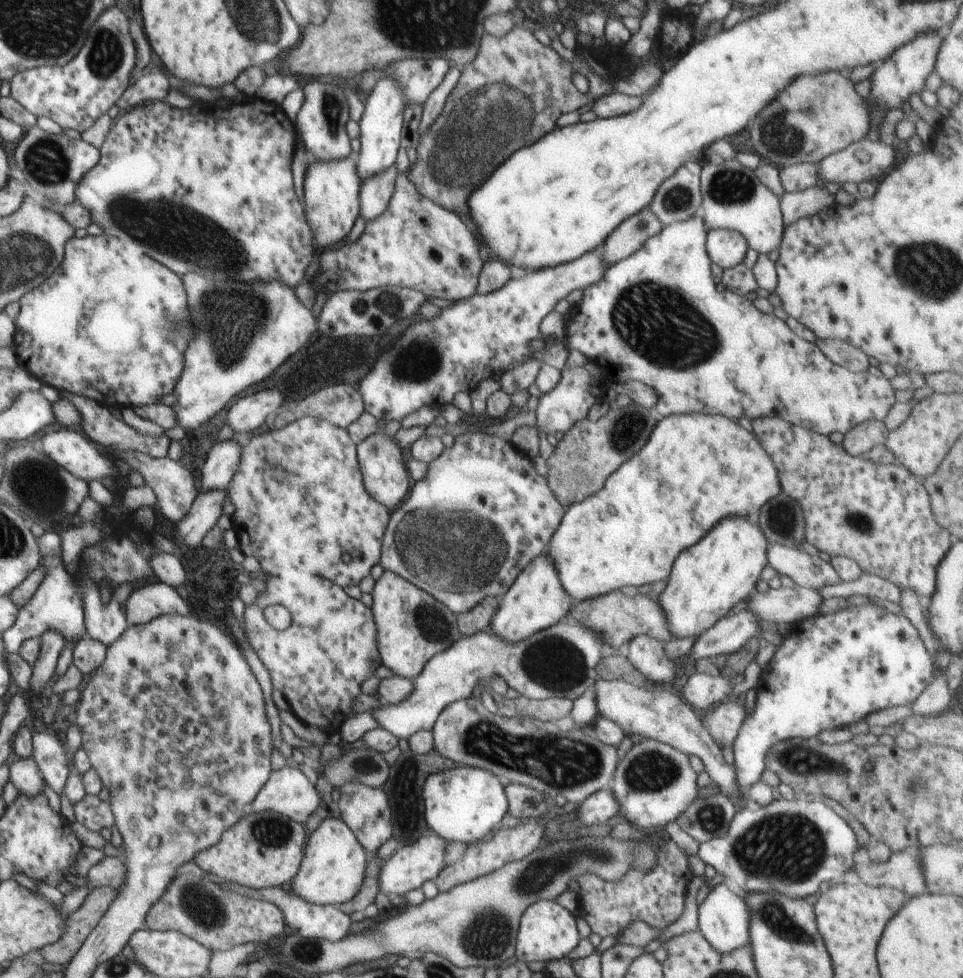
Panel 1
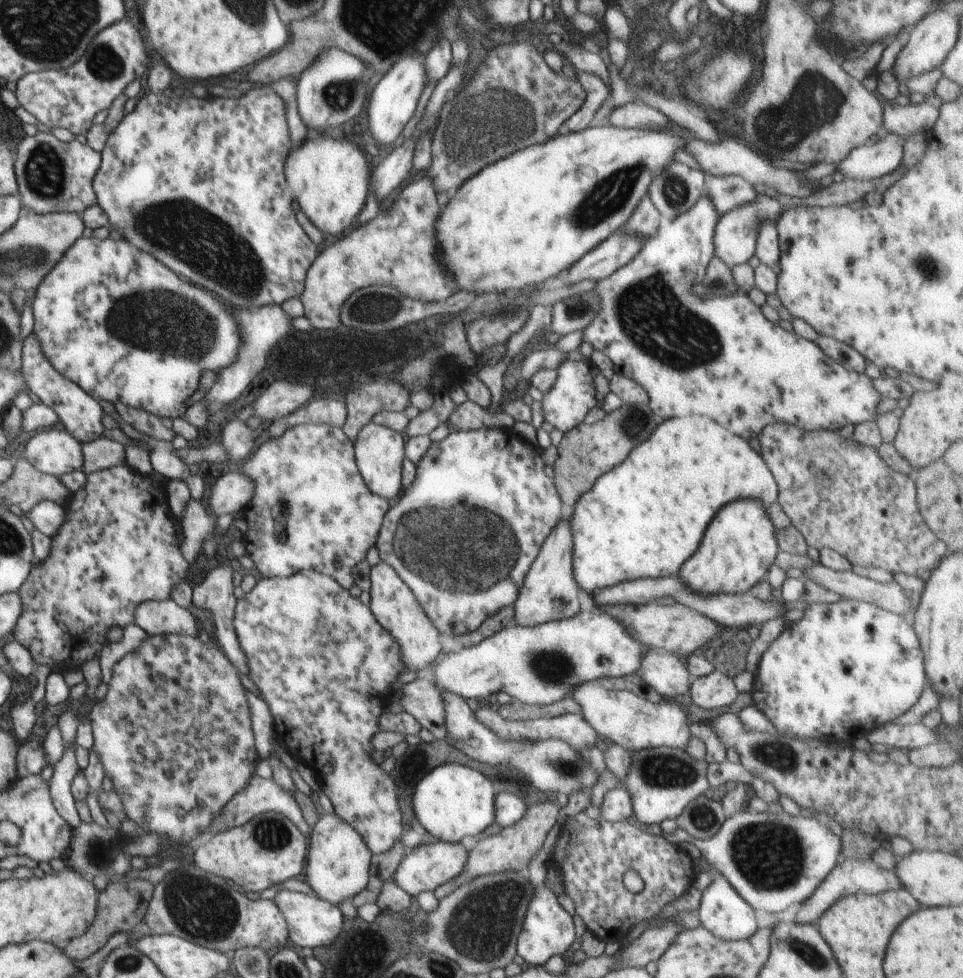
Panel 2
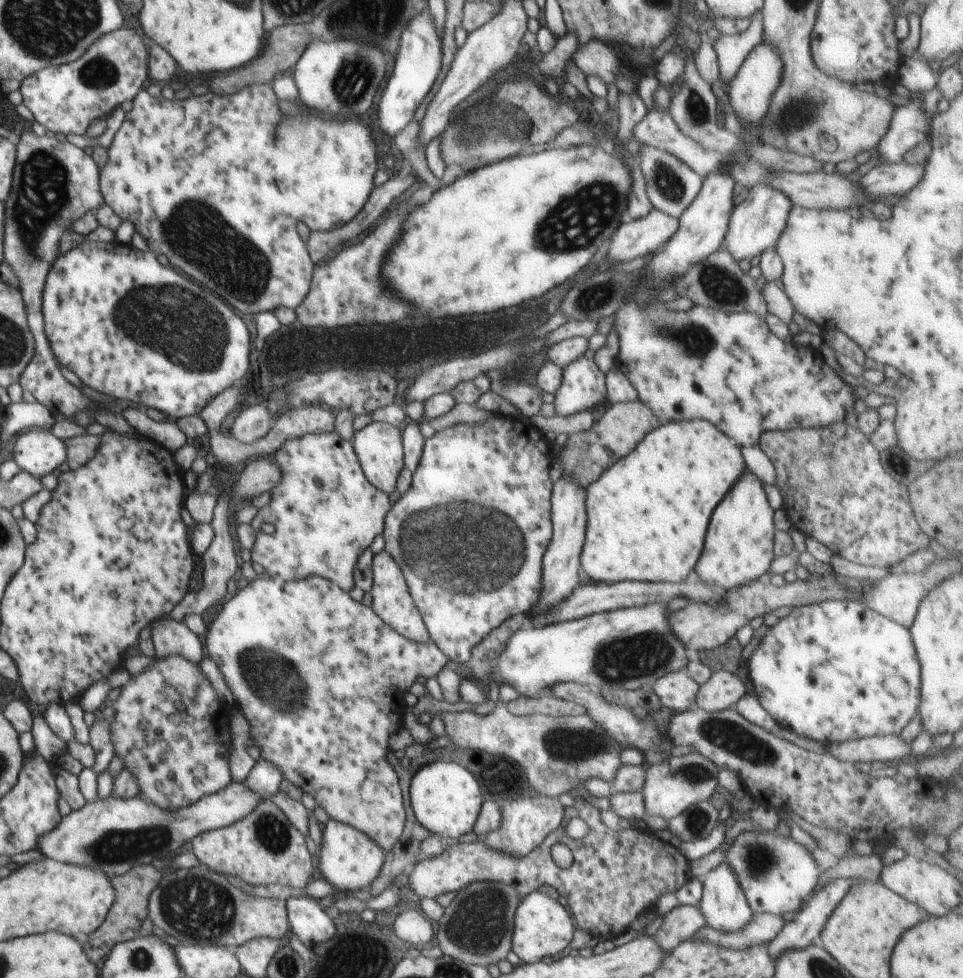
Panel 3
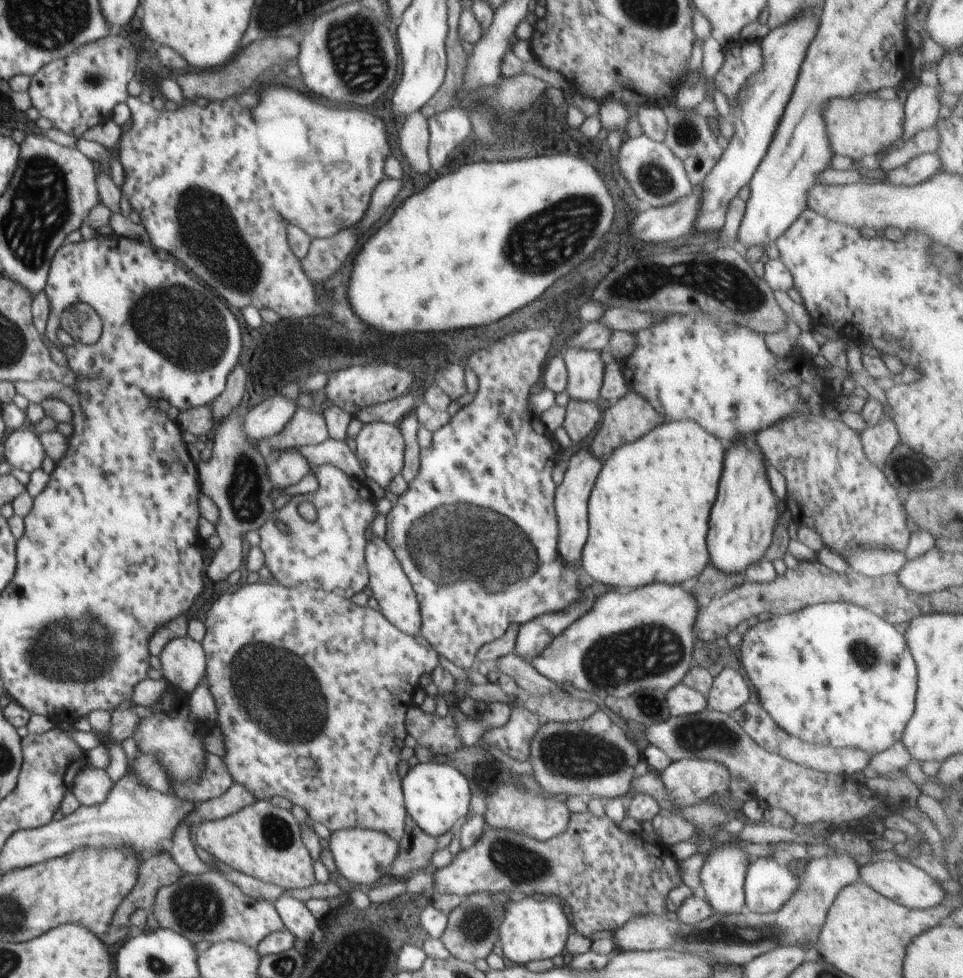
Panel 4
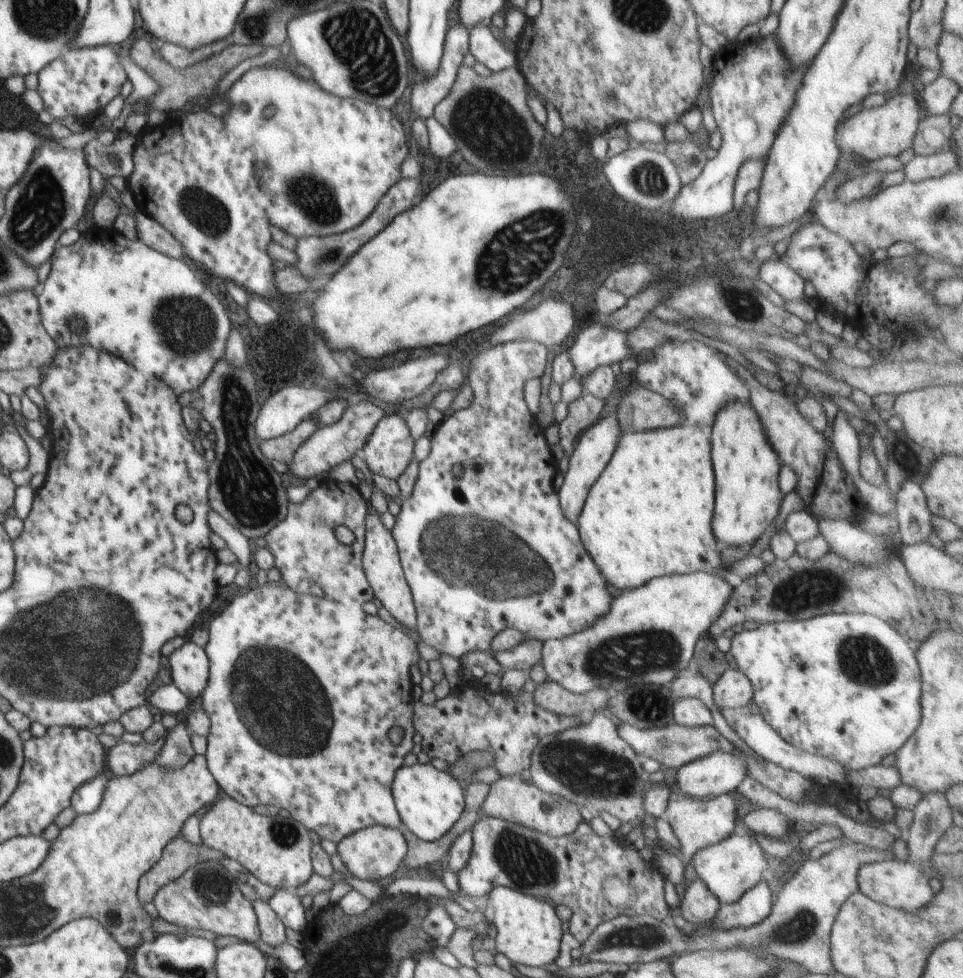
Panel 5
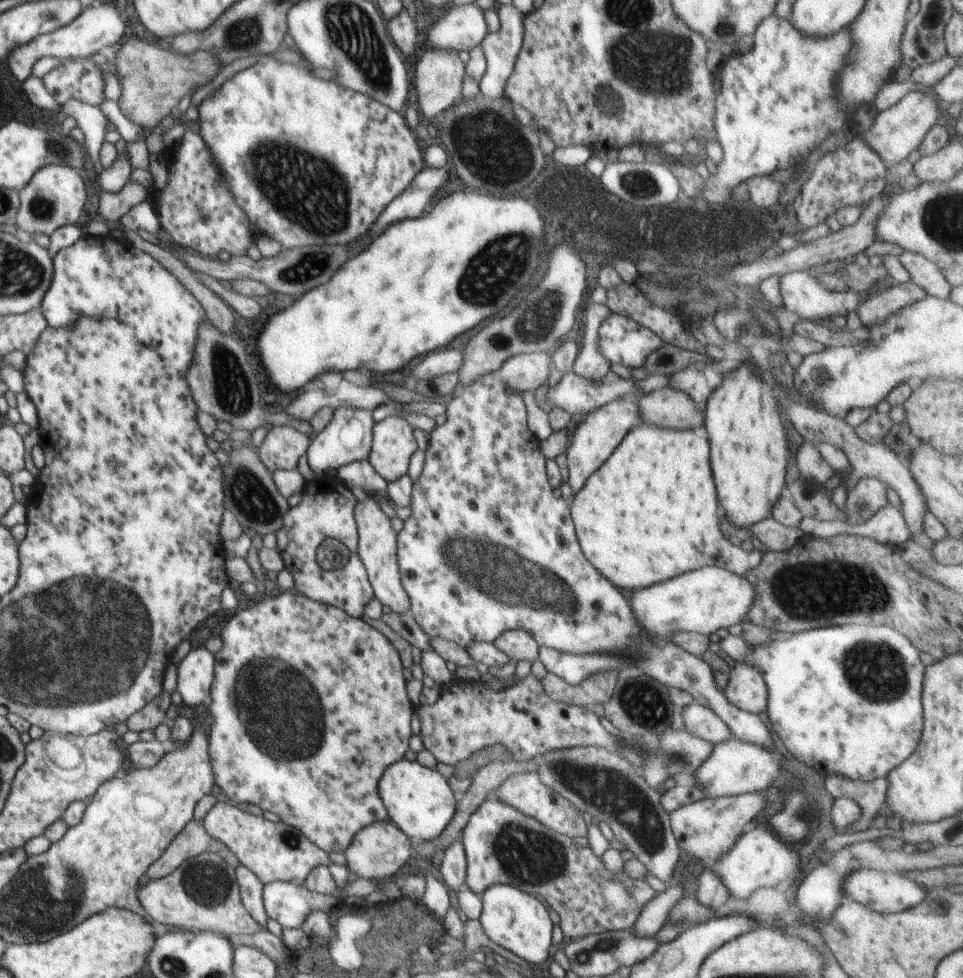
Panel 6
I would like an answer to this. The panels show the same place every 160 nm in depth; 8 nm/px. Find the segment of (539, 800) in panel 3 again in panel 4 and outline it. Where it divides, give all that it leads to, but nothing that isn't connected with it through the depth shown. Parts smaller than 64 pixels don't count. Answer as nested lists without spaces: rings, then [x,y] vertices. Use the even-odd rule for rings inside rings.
[[[513,783],[501,784],[496,792],[487,796],[485,800],[486,812],[483,816],[487,826],[510,829],[541,841],[562,834],[567,829],[572,814],[566,803],[556,798],[543,798],[530,791],[524,792]]]

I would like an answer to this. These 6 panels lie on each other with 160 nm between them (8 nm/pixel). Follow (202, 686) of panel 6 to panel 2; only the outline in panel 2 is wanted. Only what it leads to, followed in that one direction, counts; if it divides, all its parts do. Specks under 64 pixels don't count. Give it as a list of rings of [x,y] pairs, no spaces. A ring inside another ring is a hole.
[[[172,598],[167,600],[146,600],[136,606],[134,622],[149,636],[156,634],[184,634],[201,636],[198,632],[198,615],[178,606]]]

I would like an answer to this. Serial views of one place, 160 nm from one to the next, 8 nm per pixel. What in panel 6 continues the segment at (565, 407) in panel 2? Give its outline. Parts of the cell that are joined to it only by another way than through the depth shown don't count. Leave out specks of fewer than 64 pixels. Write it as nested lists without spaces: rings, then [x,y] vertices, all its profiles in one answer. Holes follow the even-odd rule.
[[[610,313],[599,328],[601,353],[609,360],[610,364],[622,364],[633,370],[642,368],[648,355],[652,354],[654,350],[658,350],[662,344],[663,340],[655,332],[618,313]]]

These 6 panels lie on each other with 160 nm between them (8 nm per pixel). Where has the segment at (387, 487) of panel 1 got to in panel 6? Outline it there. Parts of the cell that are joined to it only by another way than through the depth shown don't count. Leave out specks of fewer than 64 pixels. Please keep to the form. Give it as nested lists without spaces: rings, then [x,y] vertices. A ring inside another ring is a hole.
[[[392,415],[373,426],[370,464],[387,482],[407,474],[411,456],[419,449],[413,426],[402,417]]]

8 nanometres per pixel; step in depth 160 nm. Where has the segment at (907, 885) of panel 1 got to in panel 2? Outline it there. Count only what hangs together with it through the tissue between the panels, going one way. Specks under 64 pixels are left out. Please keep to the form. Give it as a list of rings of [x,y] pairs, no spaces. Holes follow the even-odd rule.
[[[871,859],[867,860],[845,860],[843,864],[837,865],[830,875],[814,890],[814,894],[804,902],[804,906],[798,910],[794,921],[798,924],[817,925],[818,918],[838,900],[850,894],[865,893],[866,895],[880,895],[888,891],[902,889],[902,882],[896,876],[896,868],[884,870]]]

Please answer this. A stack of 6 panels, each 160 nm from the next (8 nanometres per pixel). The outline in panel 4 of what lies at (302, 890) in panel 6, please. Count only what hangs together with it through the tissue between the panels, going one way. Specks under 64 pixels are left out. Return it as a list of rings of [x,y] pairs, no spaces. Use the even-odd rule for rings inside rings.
[[[282,895],[274,902],[275,909],[280,915],[286,929],[296,938],[308,942],[310,940],[320,942],[322,930],[318,927],[318,920],[302,901],[292,896]]]

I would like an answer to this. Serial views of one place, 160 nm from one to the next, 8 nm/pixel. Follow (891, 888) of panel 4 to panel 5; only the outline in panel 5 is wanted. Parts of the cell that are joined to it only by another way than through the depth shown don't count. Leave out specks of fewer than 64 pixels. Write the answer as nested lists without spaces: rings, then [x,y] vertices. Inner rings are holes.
[[[907,858],[864,864],[858,872],[858,889],[874,902],[910,912],[927,906],[936,896],[930,887],[929,877]]]

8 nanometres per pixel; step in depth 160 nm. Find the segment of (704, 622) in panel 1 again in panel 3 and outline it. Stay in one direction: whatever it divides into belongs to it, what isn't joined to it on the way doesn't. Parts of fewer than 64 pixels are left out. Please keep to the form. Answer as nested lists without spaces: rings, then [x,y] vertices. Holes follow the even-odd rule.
[[[744,472],[712,512],[702,554],[694,568],[701,580],[727,593],[761,579],[775,558],[774,514],[763,483],[752,472]]]

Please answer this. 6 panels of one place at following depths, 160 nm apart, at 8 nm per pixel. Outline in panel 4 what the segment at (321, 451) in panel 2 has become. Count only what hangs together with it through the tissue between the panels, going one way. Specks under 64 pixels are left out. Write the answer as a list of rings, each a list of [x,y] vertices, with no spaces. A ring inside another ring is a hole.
[[[335,466],[318,467],[316,477],[319,484],[316,491],[294,496],[257,530],[261,538],[259,547],[272,577],[286,588],[308,592],[318,588],[320,570],[324,590],[351,599],[369,585],[365,563],[366,528],[378,515],[374,510],[378,500],[363,482]],[[302,502],[310,502],[316,508],[314,522],[306,521],[298,513]]]

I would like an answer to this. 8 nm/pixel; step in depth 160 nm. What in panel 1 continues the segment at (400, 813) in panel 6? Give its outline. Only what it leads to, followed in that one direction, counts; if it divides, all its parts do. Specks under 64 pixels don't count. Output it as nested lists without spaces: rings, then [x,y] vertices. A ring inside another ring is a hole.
[[[457,764],[454,768],[429,774],[423,784],[425,821],[434,834],[448,842],[464,842],[469,846],[484,839],[501,828],[502,818],[508,812],[504,784],[490,771],[469,765]]]

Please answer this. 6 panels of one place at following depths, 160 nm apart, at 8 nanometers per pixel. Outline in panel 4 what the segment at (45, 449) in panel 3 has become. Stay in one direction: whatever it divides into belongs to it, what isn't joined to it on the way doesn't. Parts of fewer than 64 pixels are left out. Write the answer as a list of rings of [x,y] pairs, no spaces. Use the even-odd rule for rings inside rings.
[[[30,425],[14,430],[3,443],[4,456],[13,468],[29,474],[41,468],[45,450]]]

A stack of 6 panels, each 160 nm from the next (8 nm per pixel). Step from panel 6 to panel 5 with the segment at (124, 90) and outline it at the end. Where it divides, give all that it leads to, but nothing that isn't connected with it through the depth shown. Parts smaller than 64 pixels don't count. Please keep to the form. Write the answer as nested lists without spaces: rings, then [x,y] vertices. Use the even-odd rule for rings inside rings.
[[[136,40],[132,50],[130,50],[130,58],[134,64],[138,64],[144,72],[148,72],[158,84],[160,84],[160,90],[146,101],[146,108],[150,110],[158,110],[158,112],[164,112],[171,117],[171,114],[176,110],[183,110],[184,106],[189,102],[195,102],[196,99],[206,97],[212,99],[212,96],[218,96],[217,86],[222,78],[237,67],[240,63],[246,59],[254,58],[264,52],[264,46],[255,45],[234,45],[226,48],[222,52],[214,56],[210,56],[208,60],[202,60],[202,62],[188,67],[184,70],[173,68],[168,62],[165,62],[150,46],[148,40]]]

